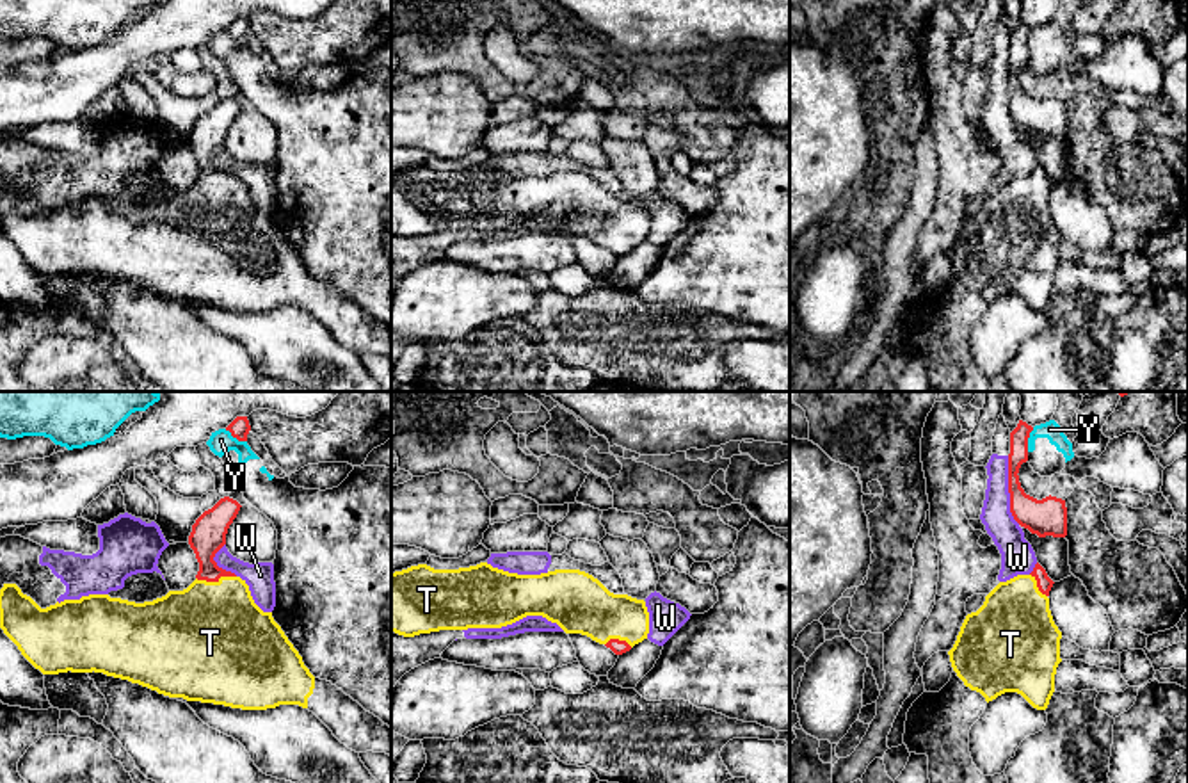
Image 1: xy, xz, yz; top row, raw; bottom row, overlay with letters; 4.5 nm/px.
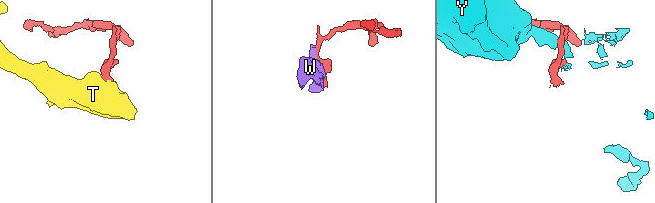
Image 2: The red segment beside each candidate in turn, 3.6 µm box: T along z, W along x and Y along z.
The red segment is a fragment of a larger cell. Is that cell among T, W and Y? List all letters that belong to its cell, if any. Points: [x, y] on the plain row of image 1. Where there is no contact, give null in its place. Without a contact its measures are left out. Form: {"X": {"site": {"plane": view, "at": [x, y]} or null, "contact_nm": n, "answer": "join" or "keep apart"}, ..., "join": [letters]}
{"T": {"site": {"plane": "xy", "at": [216, 182]}, "contact_nm": 180, "answer": "join"}, "W": {"site": {"plane": "yz", "at": [1009, 91]}, "contact_nm": 320, "answer": "keep apart"}, "Y": {"site": {"plane": "yz", "at": [1027, 41]}, "contact_nm": 120, "answer": "keep apart"}, "join": ["T"]}

